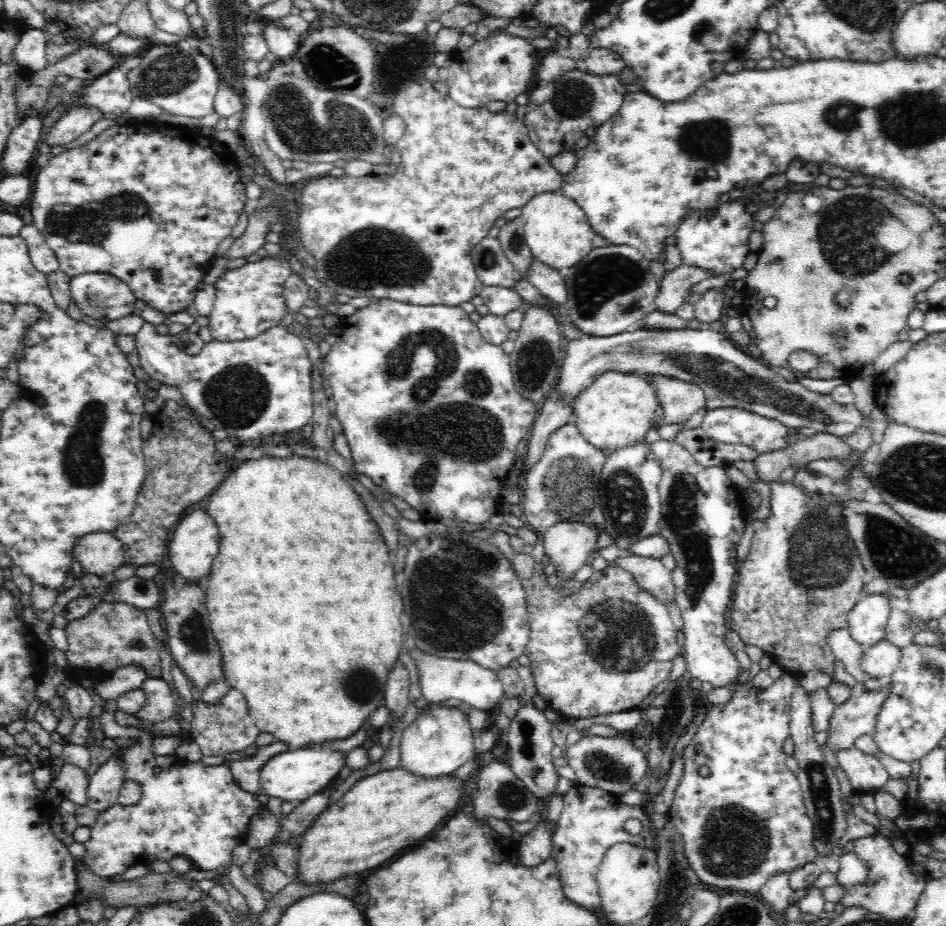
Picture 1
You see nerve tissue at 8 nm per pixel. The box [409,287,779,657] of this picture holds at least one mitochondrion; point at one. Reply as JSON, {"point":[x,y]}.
{"point":[686,514]}

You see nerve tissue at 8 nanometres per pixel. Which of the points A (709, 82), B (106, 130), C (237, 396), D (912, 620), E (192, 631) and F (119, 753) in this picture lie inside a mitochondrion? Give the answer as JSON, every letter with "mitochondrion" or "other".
{"A":"other","B":"other","C":"mitochondrion","D":"other","E":"mitochondrion","F":"other"}

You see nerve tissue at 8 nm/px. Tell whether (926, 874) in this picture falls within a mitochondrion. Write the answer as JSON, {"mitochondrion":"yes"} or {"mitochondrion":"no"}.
{"mitochondrion":"no"}

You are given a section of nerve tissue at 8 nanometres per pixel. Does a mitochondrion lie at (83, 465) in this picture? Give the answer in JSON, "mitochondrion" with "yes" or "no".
{"mitochondrion":"yes"}

